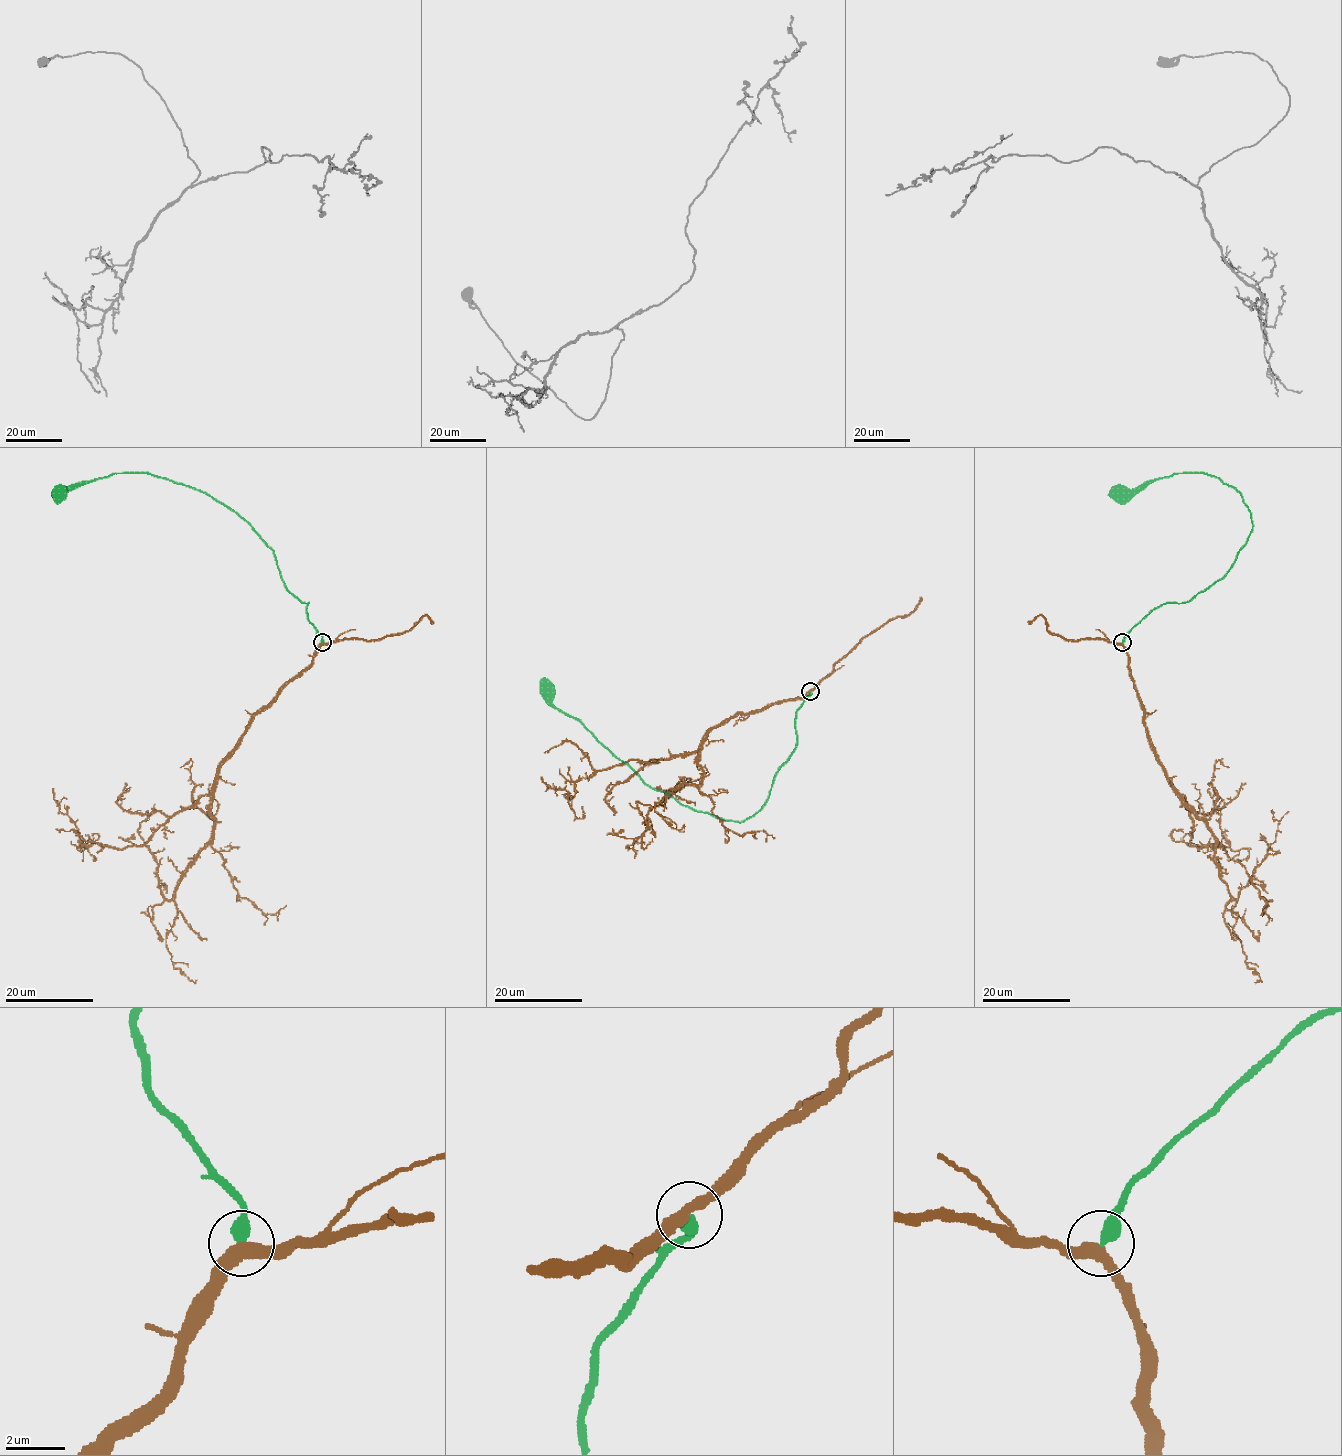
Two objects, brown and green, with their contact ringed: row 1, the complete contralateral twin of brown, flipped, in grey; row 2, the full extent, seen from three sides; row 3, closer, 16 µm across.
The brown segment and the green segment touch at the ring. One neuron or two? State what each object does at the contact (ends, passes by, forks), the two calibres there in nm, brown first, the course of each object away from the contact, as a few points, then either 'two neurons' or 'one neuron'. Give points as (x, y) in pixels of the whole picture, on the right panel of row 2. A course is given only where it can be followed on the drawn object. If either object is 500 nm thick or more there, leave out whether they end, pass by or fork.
brown passes by; green ends; calibres 360 and 440 nm; course brown (1122, 643), (1155, 759), (1205, 822), (1215, 841), (1214, 863), (1234, 898), (1275, 840), (1272, 809); course green (1122, 643), (1153, 610), (1185, 603), (1227, 572), (1252, 521), (1234, 487), (1203, 473), (1118, 492); two neurons

